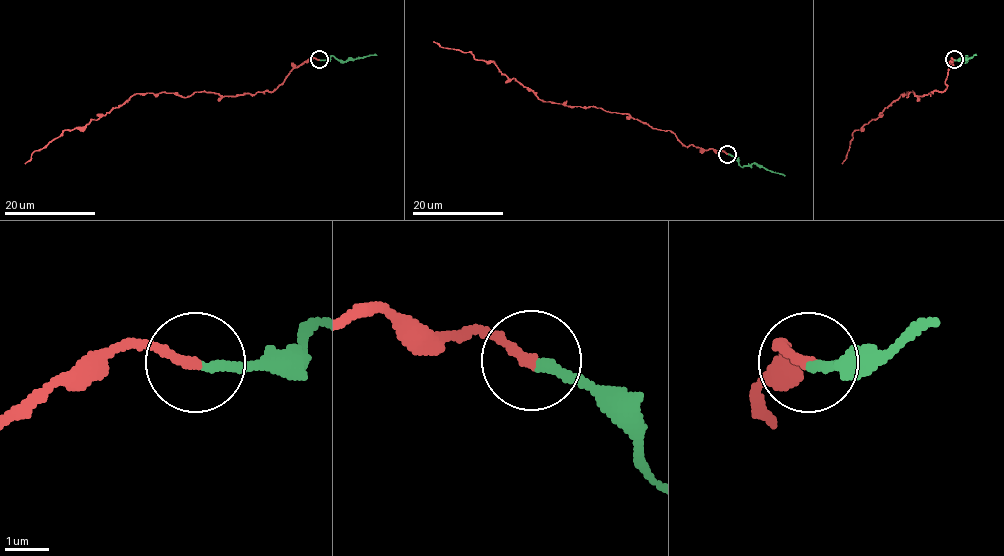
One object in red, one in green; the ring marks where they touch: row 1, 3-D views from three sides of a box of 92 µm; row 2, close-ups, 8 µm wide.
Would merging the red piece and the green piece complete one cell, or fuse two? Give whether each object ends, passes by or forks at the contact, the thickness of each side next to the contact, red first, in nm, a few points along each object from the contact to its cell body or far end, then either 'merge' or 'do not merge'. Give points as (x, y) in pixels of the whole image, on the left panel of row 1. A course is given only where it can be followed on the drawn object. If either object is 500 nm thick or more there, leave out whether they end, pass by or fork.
red ends there; green ends there; 240 nm thick on the red side, 220 nm on the other; red runs (319, 60), (302, 62), (271, 92), (134, 94), (84, 127), (67, 129), (25, 164); green runs (319, 60), (333, 56), (348, 61), (376, 54); merge

